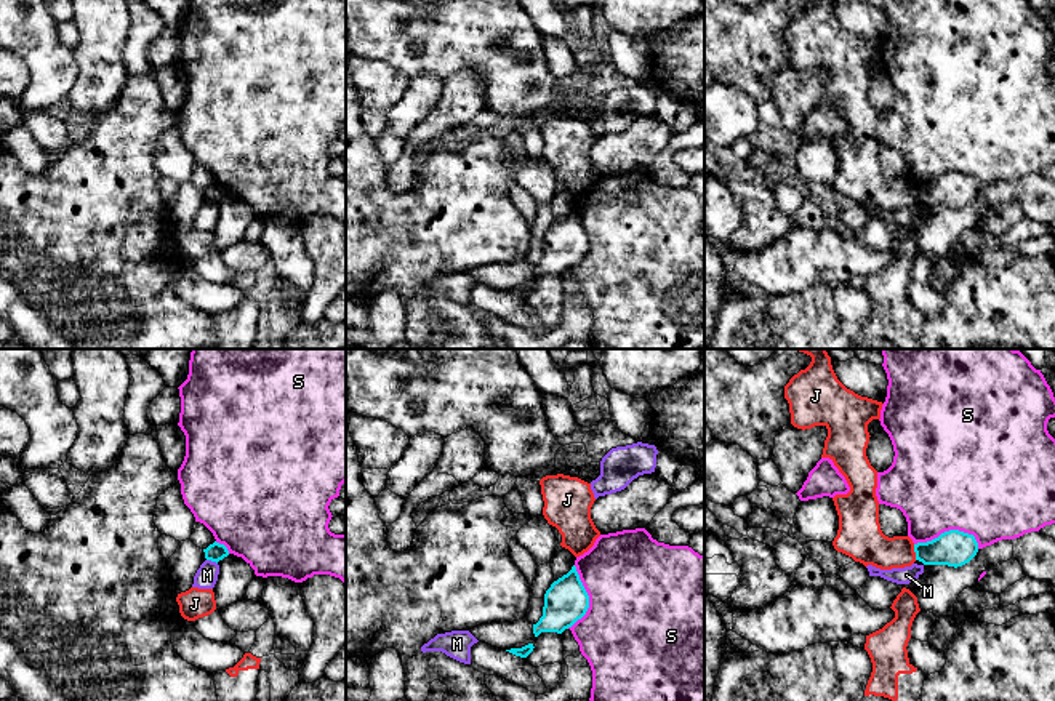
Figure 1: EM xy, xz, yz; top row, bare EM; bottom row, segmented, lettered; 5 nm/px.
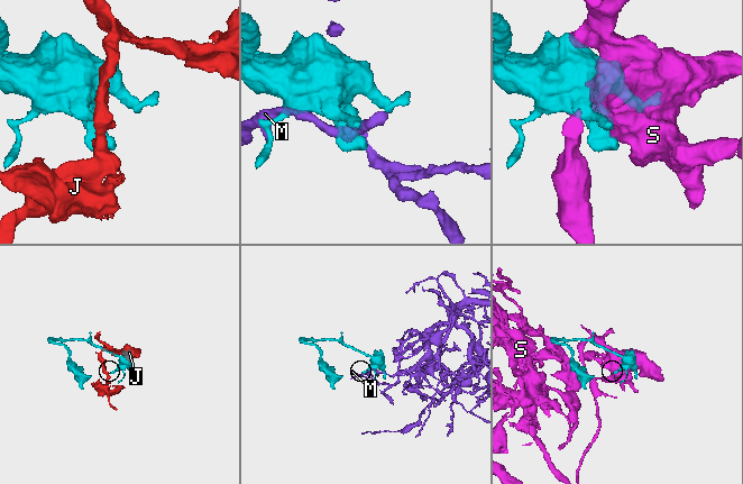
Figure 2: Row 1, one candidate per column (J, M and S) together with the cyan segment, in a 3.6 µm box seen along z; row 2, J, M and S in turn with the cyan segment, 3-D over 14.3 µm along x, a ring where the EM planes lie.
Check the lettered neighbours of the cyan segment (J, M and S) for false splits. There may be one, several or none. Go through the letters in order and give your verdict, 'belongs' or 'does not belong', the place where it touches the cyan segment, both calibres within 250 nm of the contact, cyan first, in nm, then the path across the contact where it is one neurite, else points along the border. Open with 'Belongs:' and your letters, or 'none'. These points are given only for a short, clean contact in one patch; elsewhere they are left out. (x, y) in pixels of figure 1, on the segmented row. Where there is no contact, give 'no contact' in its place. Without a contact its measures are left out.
Belongs: none
J: does not belong; contact yz (914, 551); calibres 180 and 200 nm; border yz (913, 544), (916, 559)
M: does not belong; contact xy (212, 560); calibres 90 and 110 nm
S: does not belong; contact yz (950, 530); calibres 180 and 500 nm

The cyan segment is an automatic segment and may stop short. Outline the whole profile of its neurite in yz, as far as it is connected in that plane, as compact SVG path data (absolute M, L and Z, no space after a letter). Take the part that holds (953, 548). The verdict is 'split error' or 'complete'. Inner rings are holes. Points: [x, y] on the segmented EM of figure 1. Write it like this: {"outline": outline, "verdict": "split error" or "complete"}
{"outline": "M949 530L938 538L914 544L916 560L924 565L962 567L978 552L978 543L973 535Z", "verdict": "complete"}

